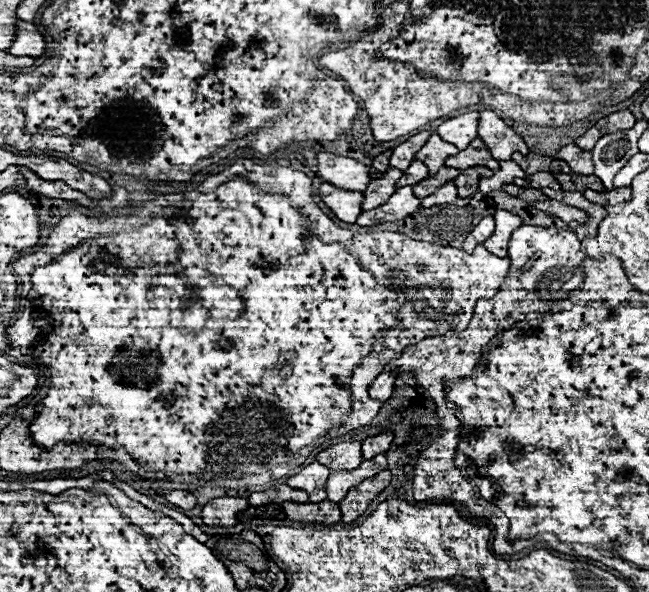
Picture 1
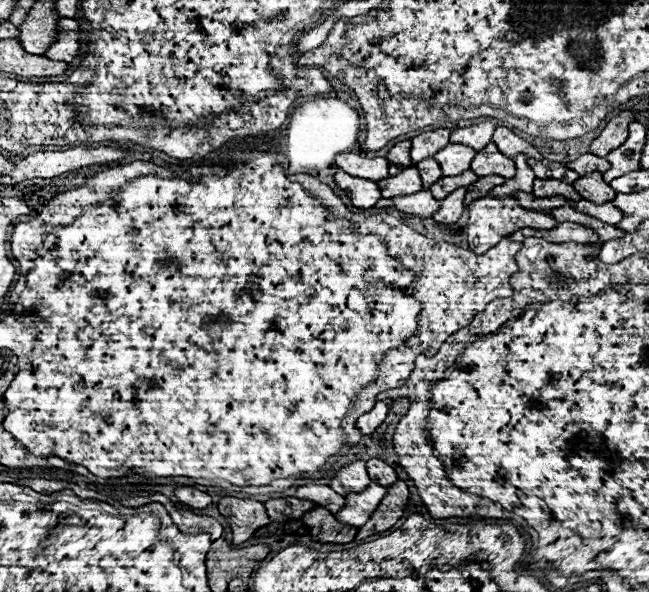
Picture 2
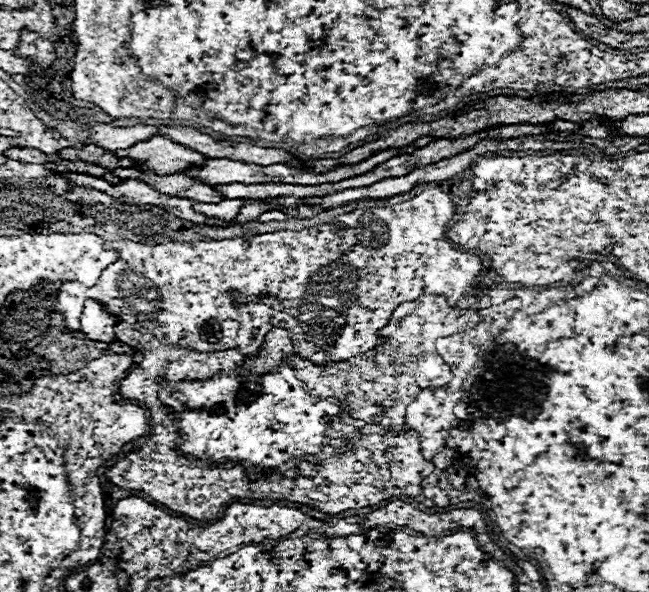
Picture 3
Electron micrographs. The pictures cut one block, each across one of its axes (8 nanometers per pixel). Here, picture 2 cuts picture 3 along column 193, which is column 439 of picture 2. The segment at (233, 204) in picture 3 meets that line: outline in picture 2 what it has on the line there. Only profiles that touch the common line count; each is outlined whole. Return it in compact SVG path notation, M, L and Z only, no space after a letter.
M420 190L416 194L408 194L408 196L396 196L396 198L380 198L376 208L394 208L398 212L406 212L406 214L414 214L414 216L422 216L422 218L430 218L438 208L438 200L432 198L430 190Z

